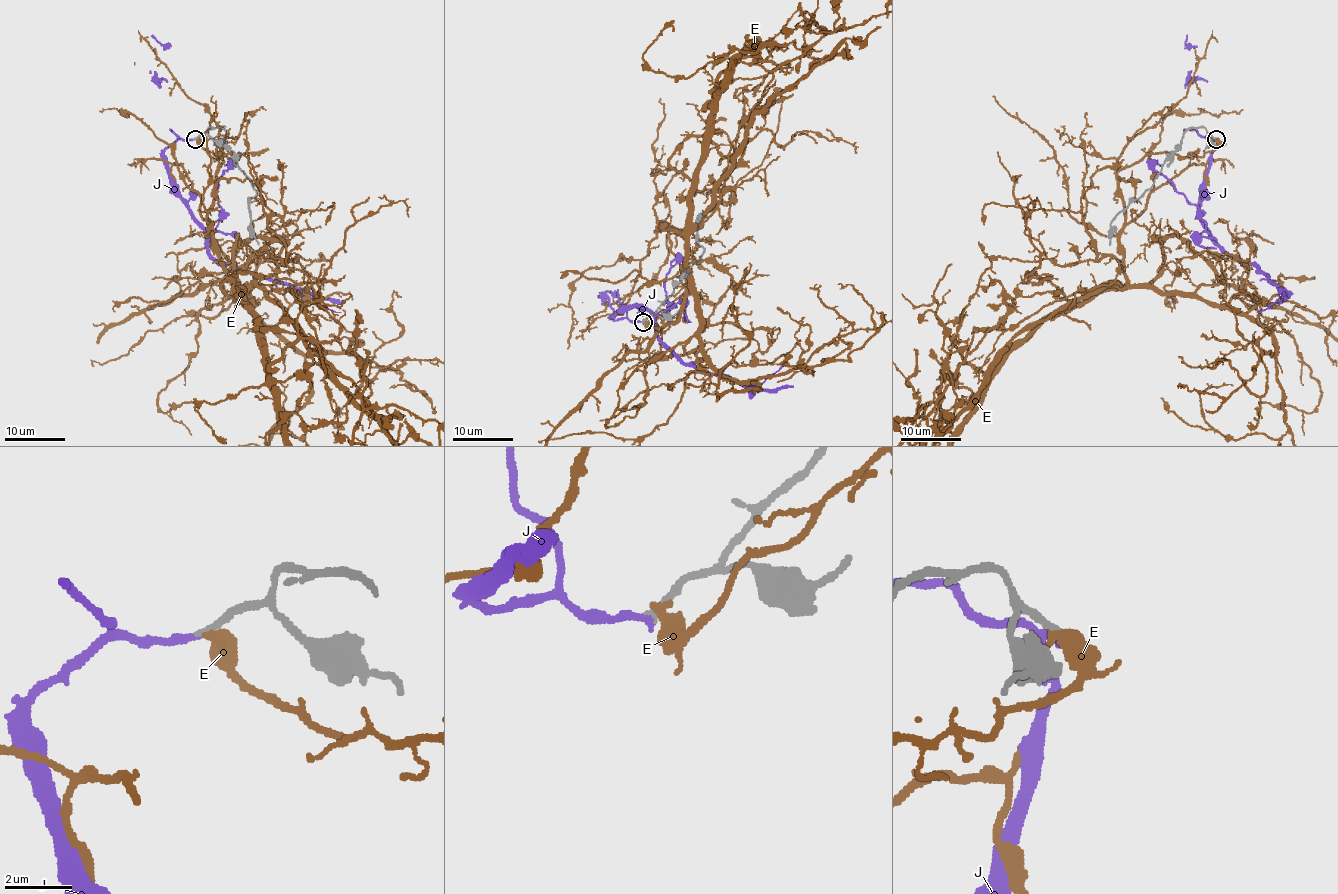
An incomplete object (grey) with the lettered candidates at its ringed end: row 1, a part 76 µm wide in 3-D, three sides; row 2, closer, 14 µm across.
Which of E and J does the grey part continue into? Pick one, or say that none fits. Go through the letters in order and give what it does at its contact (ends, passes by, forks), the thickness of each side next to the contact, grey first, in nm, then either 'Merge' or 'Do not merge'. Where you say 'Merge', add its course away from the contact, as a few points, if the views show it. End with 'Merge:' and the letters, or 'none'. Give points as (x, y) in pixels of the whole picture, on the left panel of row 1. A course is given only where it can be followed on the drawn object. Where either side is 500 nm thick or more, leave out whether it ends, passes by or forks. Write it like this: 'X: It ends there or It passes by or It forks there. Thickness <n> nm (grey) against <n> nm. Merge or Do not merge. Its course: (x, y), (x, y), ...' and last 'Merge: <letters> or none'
E: Thickness 260 nm (grey) against 500 nm. Do not merge
J: It ends there. Thickness 220 nm (grey) against 240 nm. Merge. Its course: (194, 139), (175, 140), (164, 160), (172, 190), (205, 233), (208, 253), (340, 312)
Merge: J

